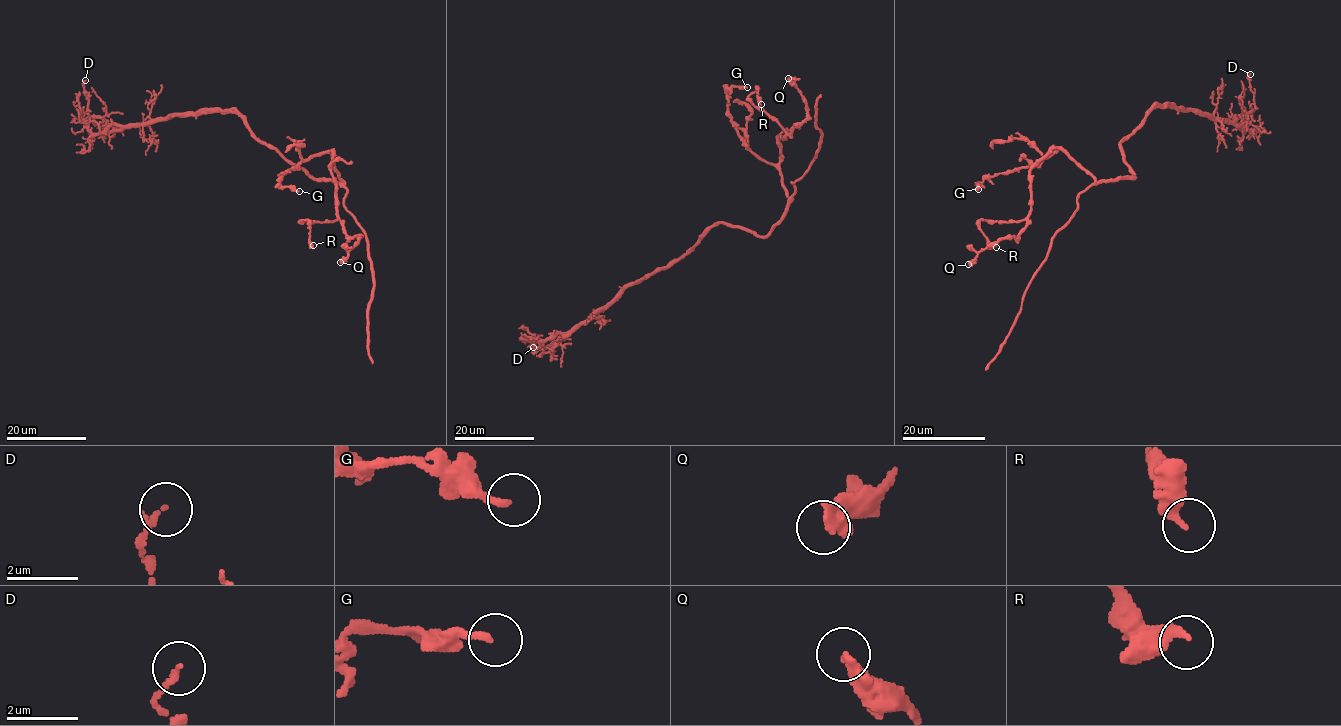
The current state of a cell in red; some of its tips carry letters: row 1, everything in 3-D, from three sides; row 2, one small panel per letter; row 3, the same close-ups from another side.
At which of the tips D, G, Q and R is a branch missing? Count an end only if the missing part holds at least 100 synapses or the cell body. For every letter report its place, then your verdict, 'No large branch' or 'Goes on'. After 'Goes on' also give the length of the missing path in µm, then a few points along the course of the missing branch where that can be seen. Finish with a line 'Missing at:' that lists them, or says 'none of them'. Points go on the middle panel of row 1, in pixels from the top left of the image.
D: Place: (533, 347). No large branch
G: Place: (747, 87). No large branch
Q: Place: (788, 78). No large branch
R: Place: (761, 104). No large branch
Missing at: none of them

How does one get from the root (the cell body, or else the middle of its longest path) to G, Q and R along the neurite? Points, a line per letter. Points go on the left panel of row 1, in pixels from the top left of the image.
G: (289, 161), (316, 179), (343, 182), (333, 157), (329, 153), (319, 153), (279, 176), (282, 187), (299, 191)
Q: (289, 161), (316, 179), (342, 184), (332, 152), (336, 215), (344, 231), (359, 237), (340, 262)
R: (289, 161), (316, 179), (343, 182), (331, 151), (337, 219), (300, 222), (309, 222), (309, 241), (313, 245)

